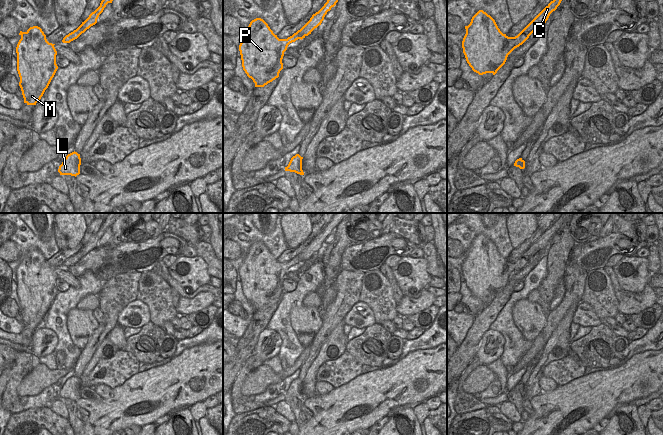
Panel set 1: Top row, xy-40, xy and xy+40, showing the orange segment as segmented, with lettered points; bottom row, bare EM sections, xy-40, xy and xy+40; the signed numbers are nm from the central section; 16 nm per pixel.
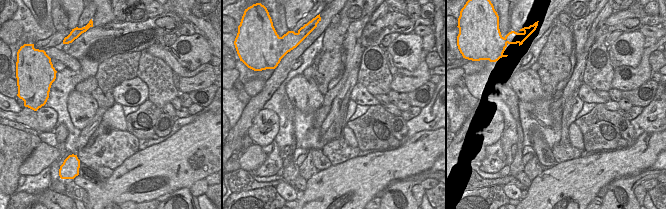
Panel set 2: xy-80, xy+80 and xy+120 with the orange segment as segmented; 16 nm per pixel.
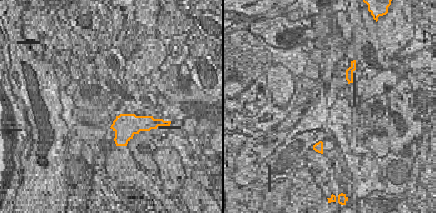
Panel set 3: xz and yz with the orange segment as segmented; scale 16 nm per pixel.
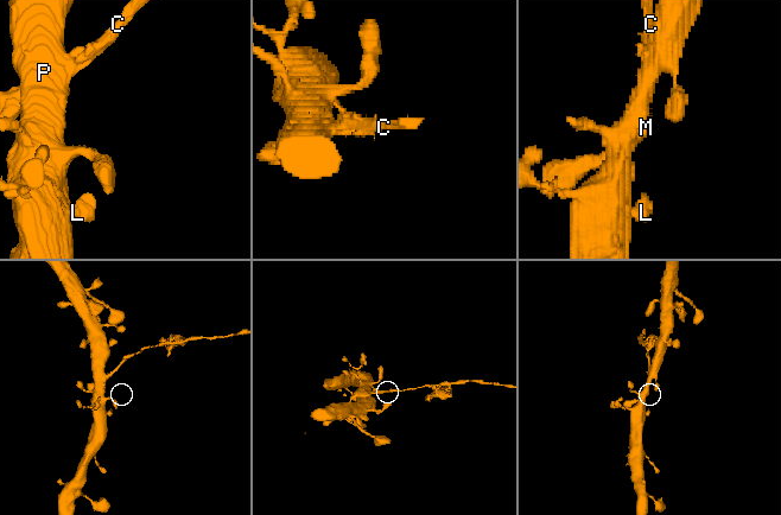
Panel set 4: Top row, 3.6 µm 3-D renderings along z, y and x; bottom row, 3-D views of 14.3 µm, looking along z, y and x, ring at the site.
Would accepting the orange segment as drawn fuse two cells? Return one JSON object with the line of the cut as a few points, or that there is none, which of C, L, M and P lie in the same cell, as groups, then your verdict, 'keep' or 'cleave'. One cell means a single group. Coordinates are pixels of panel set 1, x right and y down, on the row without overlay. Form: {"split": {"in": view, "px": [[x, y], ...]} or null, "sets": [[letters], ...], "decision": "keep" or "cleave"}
{"split": {"in": "xy+40", "px": [[508, 261], [509, 277]]}, "sets": [["C"], ["L", "M", "P"]], "decision": "cleave"}

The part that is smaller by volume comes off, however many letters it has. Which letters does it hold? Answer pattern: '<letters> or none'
C

